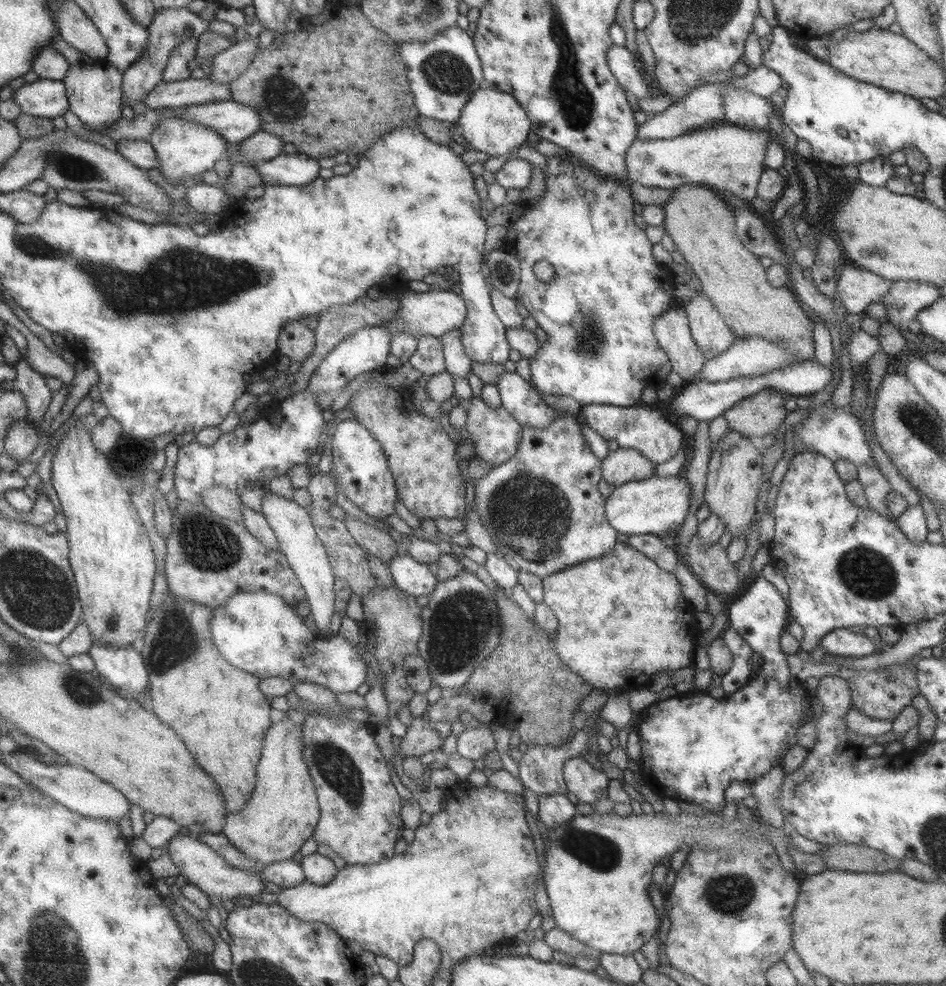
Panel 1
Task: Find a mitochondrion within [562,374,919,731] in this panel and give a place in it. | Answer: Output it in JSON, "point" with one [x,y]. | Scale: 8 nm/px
{"point":[870,576]}

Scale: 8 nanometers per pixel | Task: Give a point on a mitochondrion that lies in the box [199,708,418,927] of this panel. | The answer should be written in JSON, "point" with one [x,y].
{"point":[335,767]}

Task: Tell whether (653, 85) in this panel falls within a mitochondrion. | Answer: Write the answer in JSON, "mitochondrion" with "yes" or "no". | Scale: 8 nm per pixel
{"mitochondrion":"no"}

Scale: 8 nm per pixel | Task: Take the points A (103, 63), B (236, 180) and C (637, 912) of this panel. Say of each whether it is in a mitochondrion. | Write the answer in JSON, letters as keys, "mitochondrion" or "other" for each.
{"A":"other","B":"other","C":"other"}

